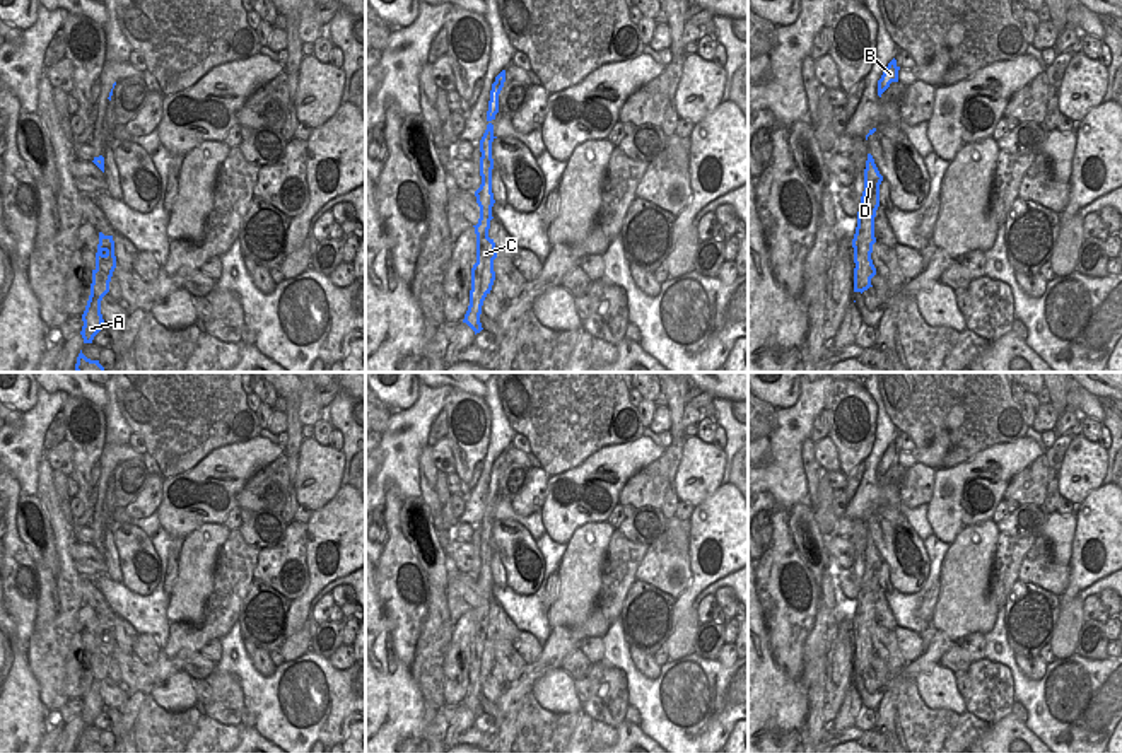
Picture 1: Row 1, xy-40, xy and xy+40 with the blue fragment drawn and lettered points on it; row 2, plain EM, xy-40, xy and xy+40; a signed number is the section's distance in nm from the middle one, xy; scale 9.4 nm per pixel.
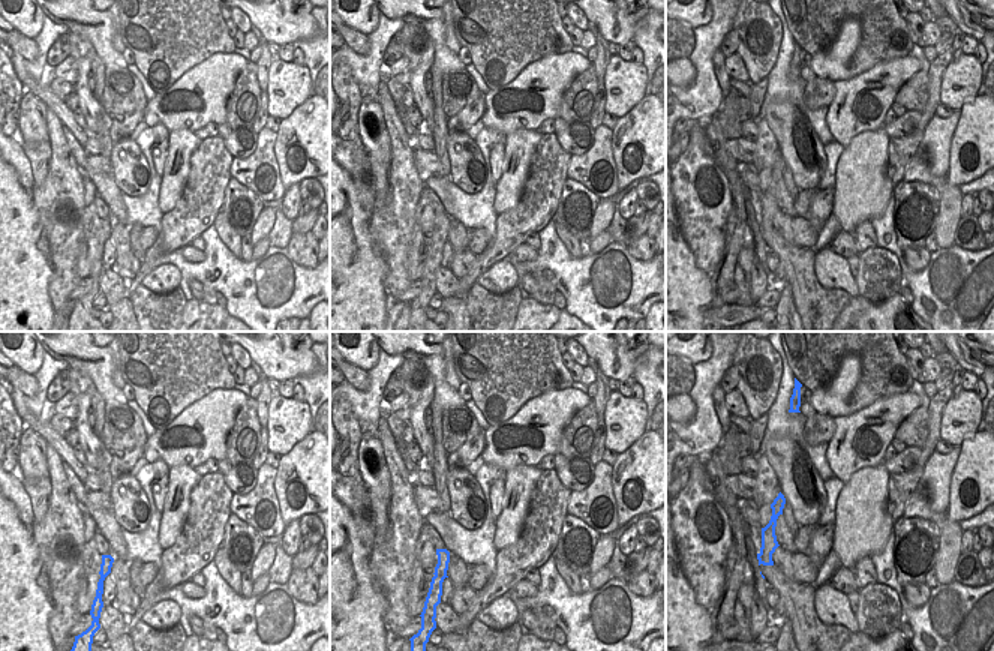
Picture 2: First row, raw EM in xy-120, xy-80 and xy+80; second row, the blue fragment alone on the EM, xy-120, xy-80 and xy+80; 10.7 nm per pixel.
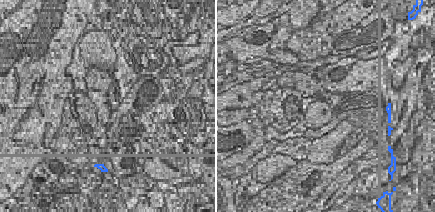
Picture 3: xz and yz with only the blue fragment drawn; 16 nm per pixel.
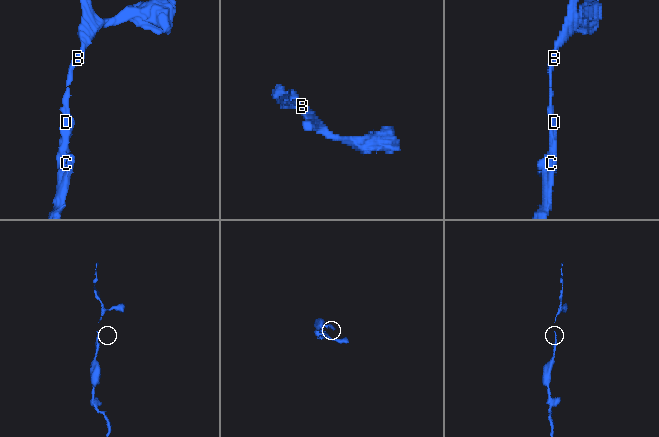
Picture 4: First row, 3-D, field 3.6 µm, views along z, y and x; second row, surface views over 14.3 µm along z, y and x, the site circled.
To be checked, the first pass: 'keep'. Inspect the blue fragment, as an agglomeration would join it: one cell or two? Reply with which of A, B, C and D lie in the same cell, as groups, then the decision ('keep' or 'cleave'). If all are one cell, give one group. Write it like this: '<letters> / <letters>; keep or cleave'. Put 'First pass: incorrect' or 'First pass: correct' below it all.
A B C D; keep
First pass: correct

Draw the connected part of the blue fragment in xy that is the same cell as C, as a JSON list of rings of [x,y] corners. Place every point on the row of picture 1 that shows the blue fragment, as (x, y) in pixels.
[[[502,70],[495,82],[492,84],[490,90],[490,101],[488,101],[488,111],[487,111],[487,130],[480,140],[480,176],[482,184],[475,191],[476,203],[480,207],[480,219],[475,227],[476,234],[476,263],[471,268],[471,290],[470,290],[470,306],[465,314],[463,323],[466,323],[475,335],[480,333],[482,323],[482,306],[485,297],[490,294],[495,271],[494,271],[494,260],[497,258],[497,249],[494,239],[488,237],[490,220],[492,217],[492,207],[495,203],[494,193],[492,193],[492,169],[494,169],[494,159],[492,159],[492,142],[497,138],[494,135],[494,125],[490,123],[495,120],[495,114],[499,113],[499,94],[505,82],[505,70]]]

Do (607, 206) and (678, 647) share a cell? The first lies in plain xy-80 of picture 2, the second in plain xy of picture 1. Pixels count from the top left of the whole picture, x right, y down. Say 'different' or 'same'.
different

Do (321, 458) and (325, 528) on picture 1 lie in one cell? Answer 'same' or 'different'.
different

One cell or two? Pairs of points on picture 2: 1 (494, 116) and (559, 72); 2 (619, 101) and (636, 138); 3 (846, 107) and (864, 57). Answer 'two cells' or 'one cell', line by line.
1: one cell
2: two cells
3: two cells

